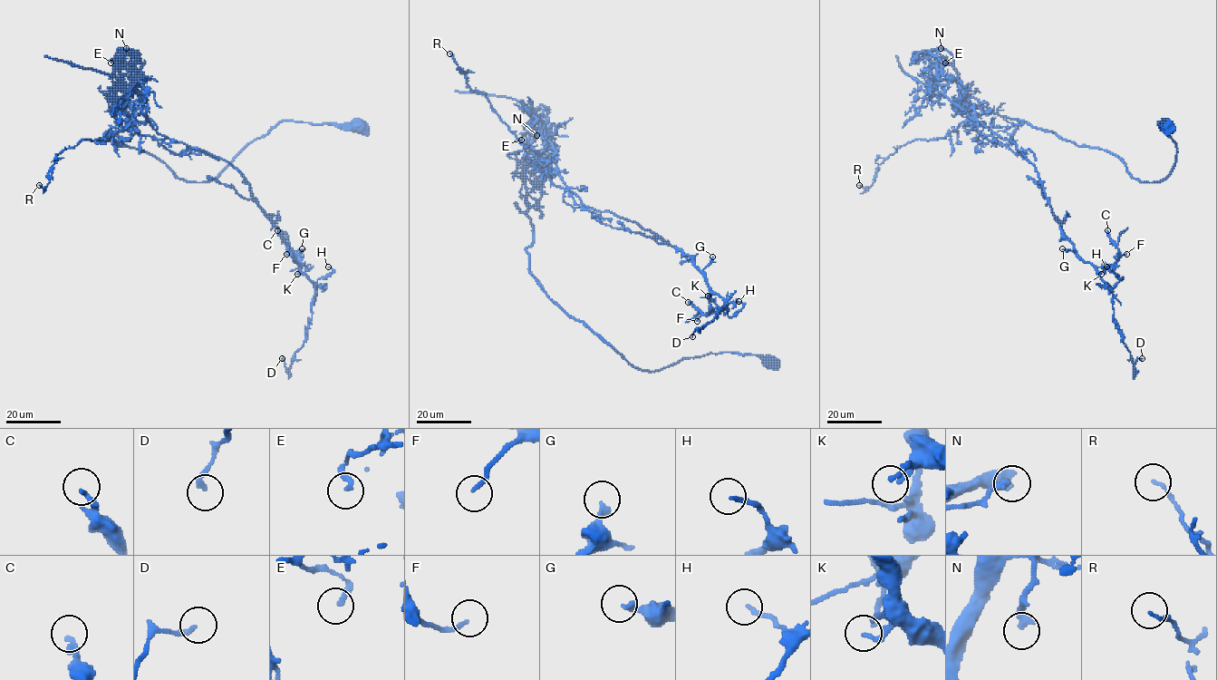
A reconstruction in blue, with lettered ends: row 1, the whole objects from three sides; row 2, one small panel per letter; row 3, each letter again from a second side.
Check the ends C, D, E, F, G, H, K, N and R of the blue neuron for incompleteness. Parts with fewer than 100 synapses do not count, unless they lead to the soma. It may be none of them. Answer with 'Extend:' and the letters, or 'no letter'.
Extend: no letter

